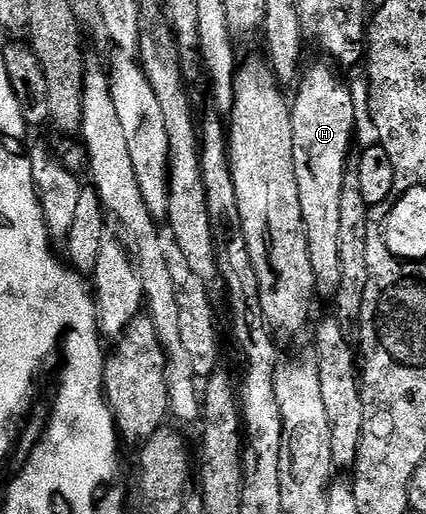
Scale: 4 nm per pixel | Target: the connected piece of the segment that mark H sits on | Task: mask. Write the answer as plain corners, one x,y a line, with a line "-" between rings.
327,63
316,64
312,69
303,73
302,79
299,81
298,89
300,93
297,94
296,100
291,101
292,106
292,125
294,126
294,174
298,178
298,202
302,202
302,222
304,223
304,229
306,230
306,238
308,239
308,249
310,250
310,266
314,268
314,278
316,279
316,291
322,297
332,298
338,290
338,284
341,279
341,255
339,254
339,224
340,219
340,207
341,207
341,193
343,176
348,170
348,163
350,161
350,155
348,151
352,148
352,131
356,128
356,100
352,97
352,92
327,68

